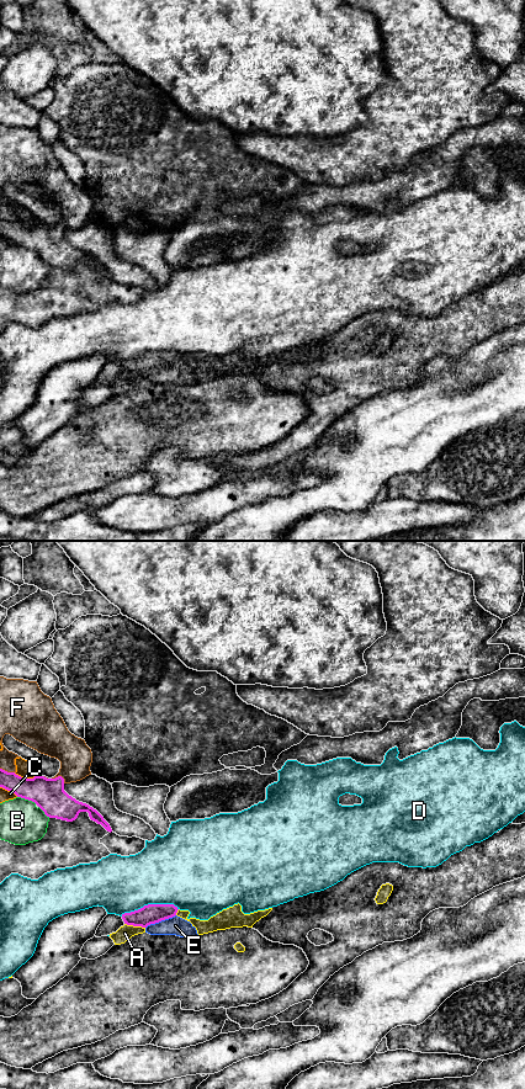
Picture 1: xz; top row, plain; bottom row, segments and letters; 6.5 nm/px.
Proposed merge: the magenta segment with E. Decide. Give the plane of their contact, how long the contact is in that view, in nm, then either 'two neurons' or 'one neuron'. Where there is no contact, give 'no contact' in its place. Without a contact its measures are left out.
contact in xz; length 220 nm; one neuron

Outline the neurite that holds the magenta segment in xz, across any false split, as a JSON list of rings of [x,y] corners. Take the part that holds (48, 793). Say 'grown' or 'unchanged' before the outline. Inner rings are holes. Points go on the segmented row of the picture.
unchanged; [[[0,769],[0,787],[14,792],[17,797],[35,802],[47,817],[73,822],[80,812],[88,812],[91,820],[112,832],[104,817],[86,803],[79,802],[64,791],[64,779],[35,776],[23,779],[15,772]]]

